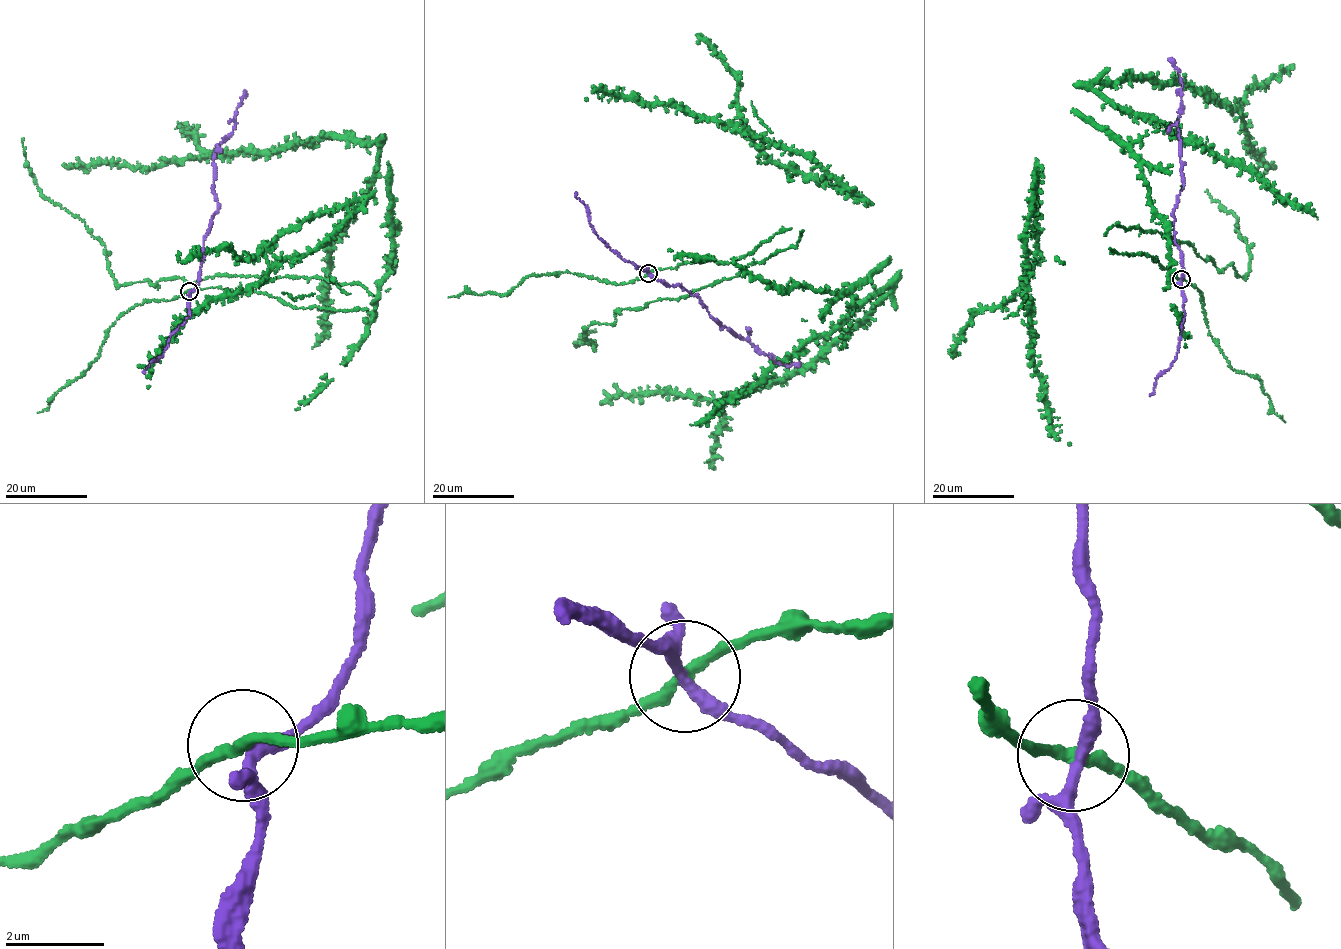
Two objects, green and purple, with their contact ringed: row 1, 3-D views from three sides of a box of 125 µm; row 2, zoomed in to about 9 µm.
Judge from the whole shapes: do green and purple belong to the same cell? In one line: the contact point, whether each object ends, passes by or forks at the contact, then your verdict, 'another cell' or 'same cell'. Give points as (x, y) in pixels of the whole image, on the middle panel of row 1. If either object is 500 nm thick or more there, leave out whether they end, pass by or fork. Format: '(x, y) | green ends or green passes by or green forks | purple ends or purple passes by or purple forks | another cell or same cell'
(648, 273) | green passes by | purple passes by | another cell

